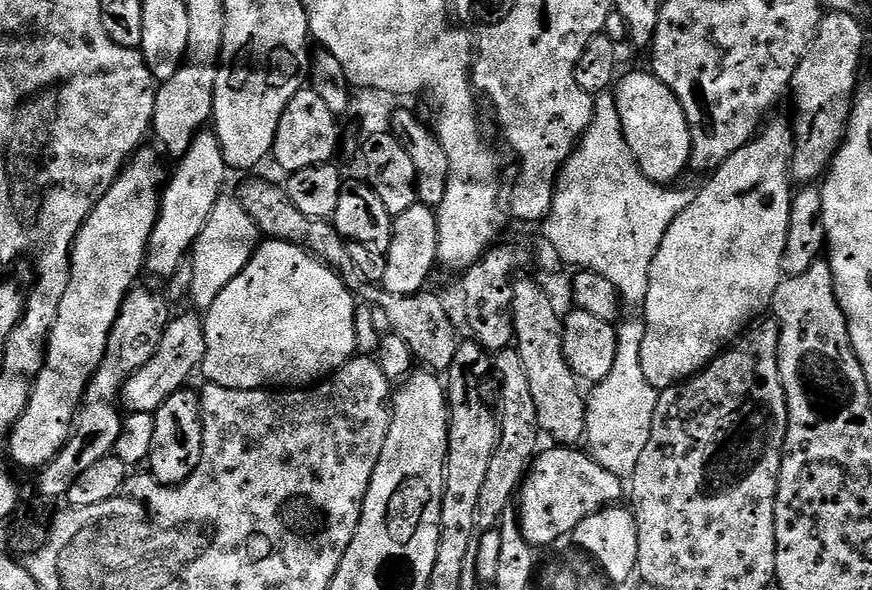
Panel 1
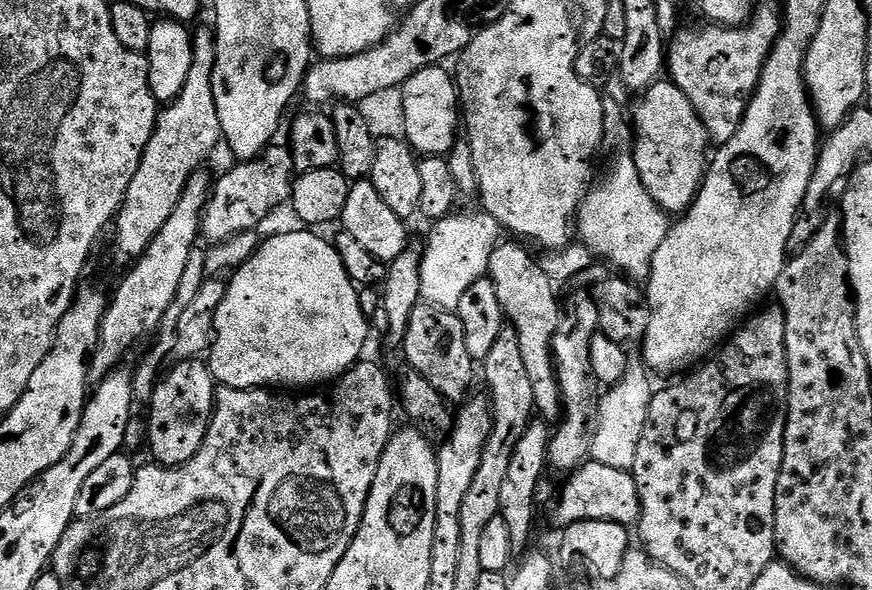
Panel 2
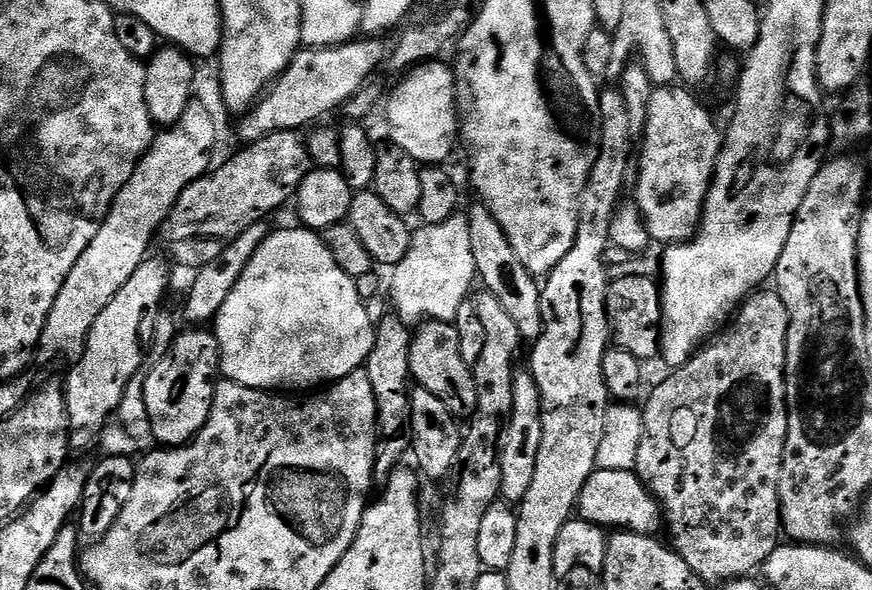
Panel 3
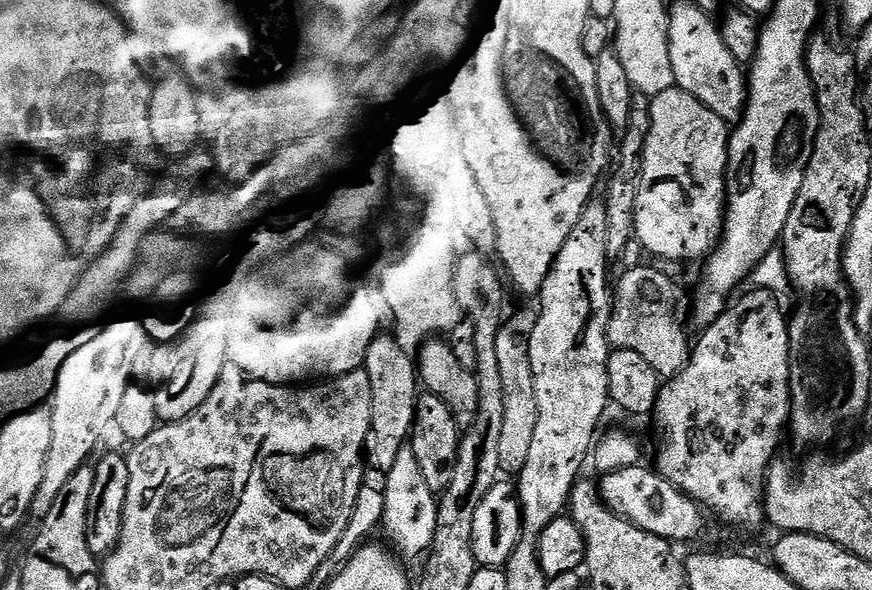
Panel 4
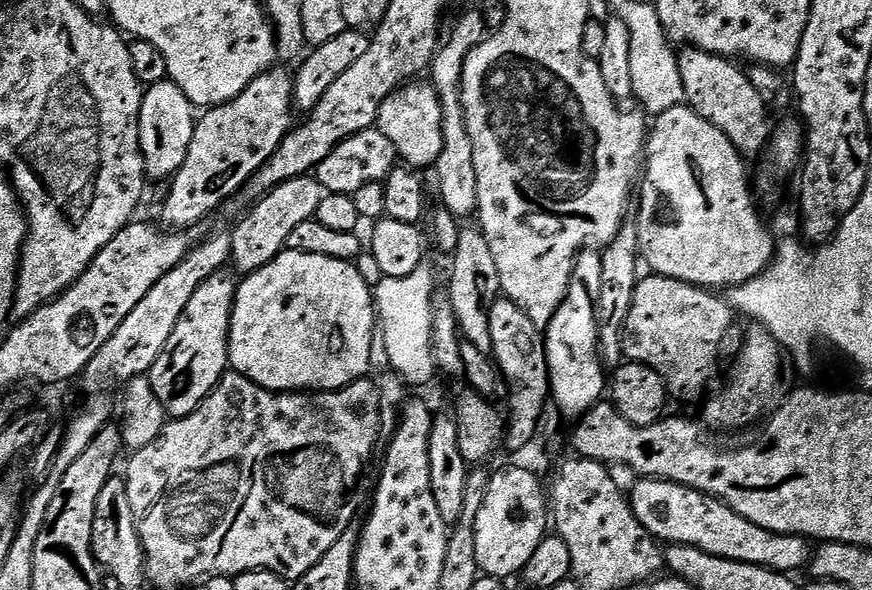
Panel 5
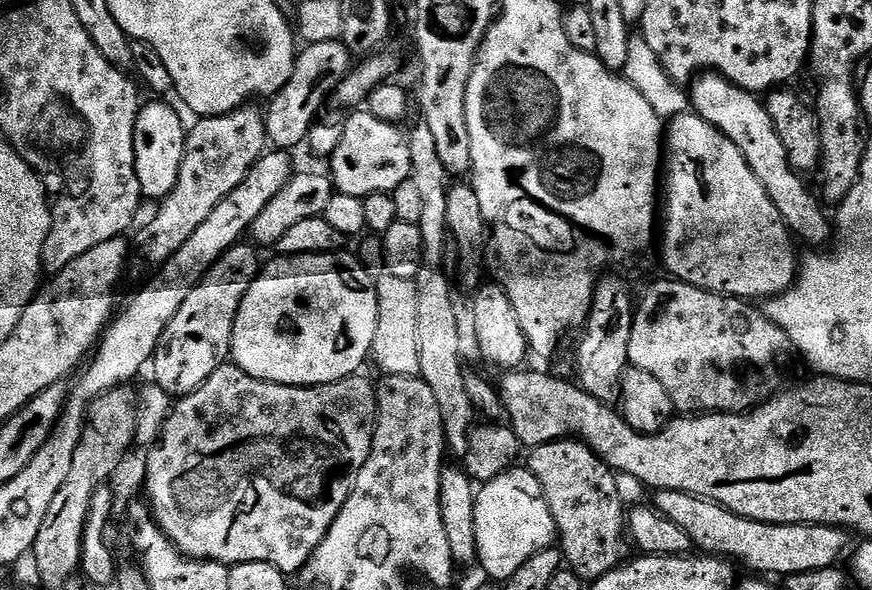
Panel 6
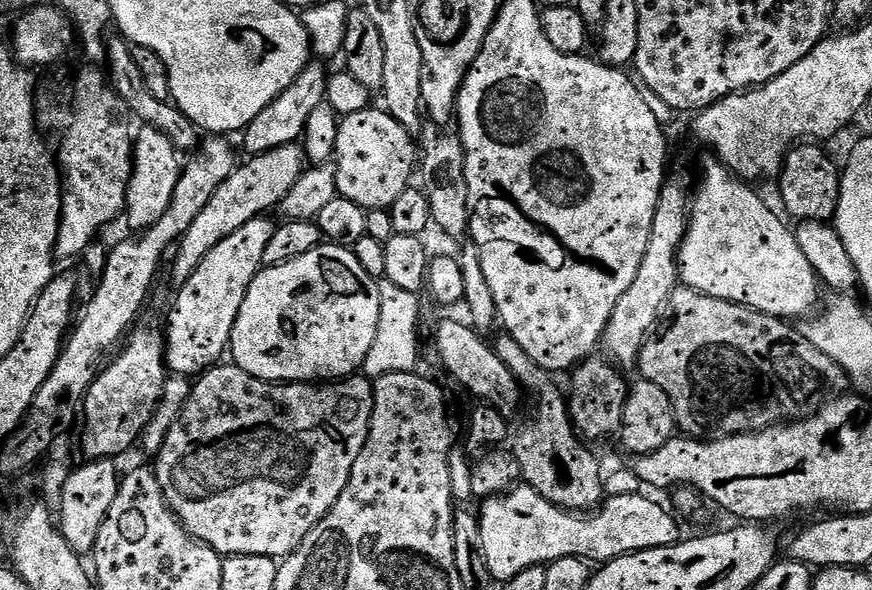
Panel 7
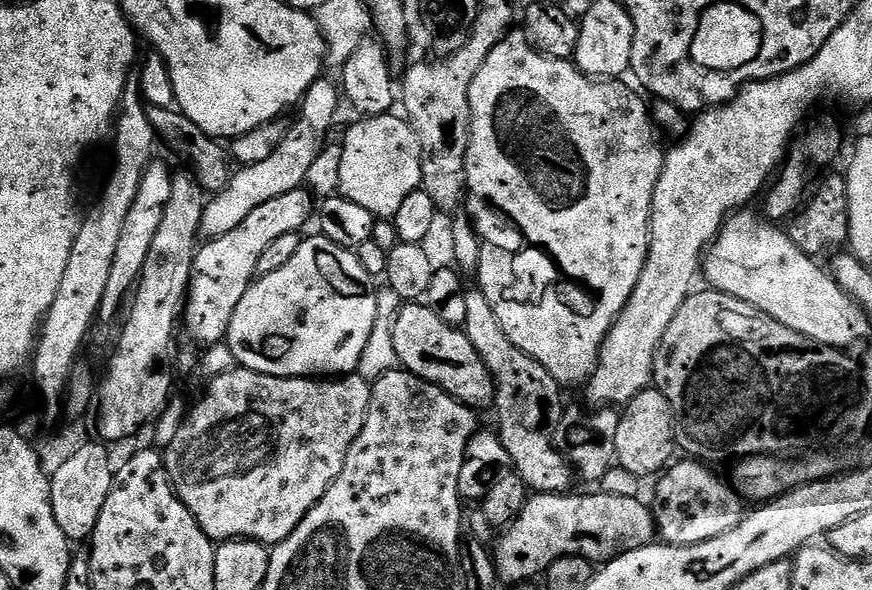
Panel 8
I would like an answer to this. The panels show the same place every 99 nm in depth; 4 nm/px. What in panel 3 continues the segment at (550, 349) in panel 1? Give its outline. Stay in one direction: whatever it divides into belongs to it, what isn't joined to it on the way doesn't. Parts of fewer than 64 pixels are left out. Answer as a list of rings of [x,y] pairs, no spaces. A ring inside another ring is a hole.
[[[476,202],[472,209],[467,209],[466,215],[470,226],[470,243],[479,283],[484,283],[481,285],[487,291],[492,292],[494,298],[498,298],[498,302],[502,302],[502,306],[506,306],[506,314],[510,314],[510,318],[514,318],[514,326],[518,326],[521,337],[525,341],[534,342],[540,337],[540,331],[544,329],[542,306],[540,305],[541,285],[538,283],[537,277],[532,276],[530,270],[526,270],[526,266],[522,266],[522,262],[518,262],[518,254],[514,254],[514,246],[510,246],[502,226],[498,226],[498,222],[490,209],[485,208],[483,203]]]

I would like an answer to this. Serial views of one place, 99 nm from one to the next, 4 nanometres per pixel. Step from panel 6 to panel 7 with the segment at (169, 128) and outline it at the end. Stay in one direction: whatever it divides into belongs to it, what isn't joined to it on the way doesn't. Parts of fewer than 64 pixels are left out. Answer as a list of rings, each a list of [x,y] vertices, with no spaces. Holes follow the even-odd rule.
[[[141,127],[135,133],[132,150],[132,177],[128,183],[128,207],[126,221],[132,230],[143,230],[154,226],[162,214],[166,214],[170,206],[170,198],[174,198],[174,186],[178,186],[182,171],[181,149],[166,134],[157,128]]]

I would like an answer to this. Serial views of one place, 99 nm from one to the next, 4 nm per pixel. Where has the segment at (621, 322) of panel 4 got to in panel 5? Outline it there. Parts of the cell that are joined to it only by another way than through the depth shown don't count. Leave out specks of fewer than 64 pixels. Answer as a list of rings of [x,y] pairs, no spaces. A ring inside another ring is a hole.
[[[648,274],[636,281],[630,314],[622,329],[622,352],[629,361],[645,364],[655,370],[663,378],[673,401],[699,401],[705,395],[704,387],[711,382],[716,372],[716,363],[720,360],[720,343],[727,338],[732,319],[732,307],[723,295],[674,278]]]

